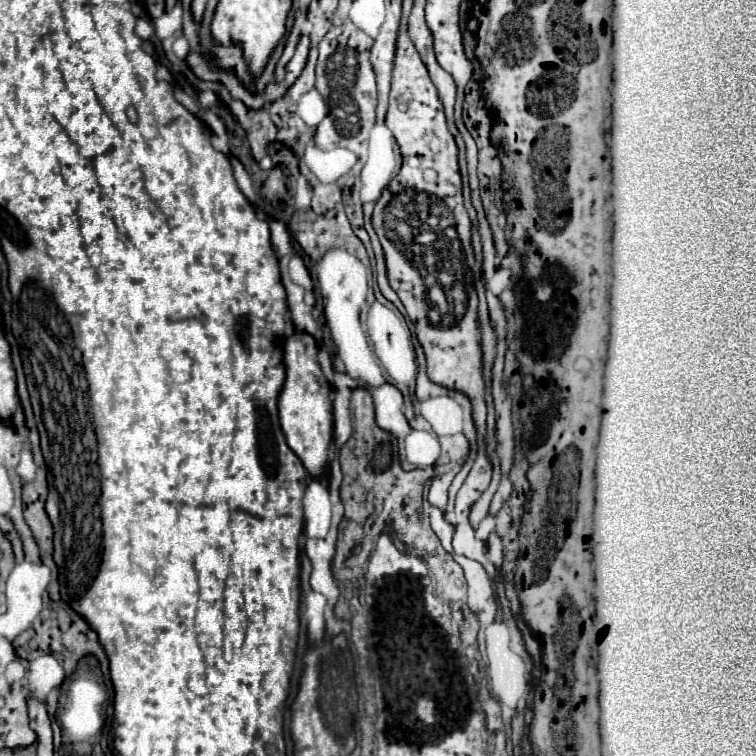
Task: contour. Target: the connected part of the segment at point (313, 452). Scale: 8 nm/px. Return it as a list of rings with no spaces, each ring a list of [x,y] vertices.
[[[294,333],[284,339],[284,365],[286,365],[286,383],[278,399],[280,425],[286,435],[288,447],[298,455],[304,469],[310,477],[322,479],[328,469],[328,449],[332,441],[332,399],[330,383],[326,381],[320,363],[318,347],[312,337],[306,333]]]

